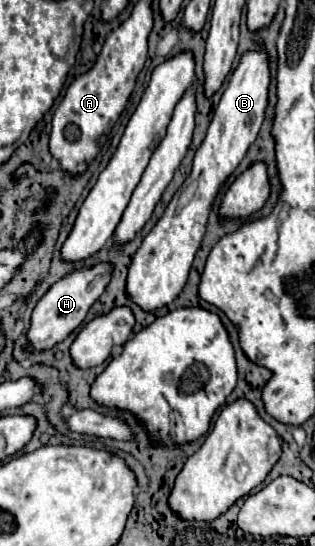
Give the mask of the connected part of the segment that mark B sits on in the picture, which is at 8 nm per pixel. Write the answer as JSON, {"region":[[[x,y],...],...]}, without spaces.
{"region":[[[247,52],[237,70],[231,74],[229,84],[221,96],[215,116],[209,124],[207,136],[193,158],[191,176],[185,178],[183,186],[175,192],[165,214],[159,218],[155,228],[145,236],[141,248],[133,256],[127,276],[127,294],[143,310],[153,312],[177,298],[183,290],[195,252],[201,246],[207,230],[207,220],[213,208],[213,200],[223,188],[225,180],[235,172],[239,162],[245,158],[247,148],[255,142],[265,108],[269,88],[269,64],[265,52]]]}

